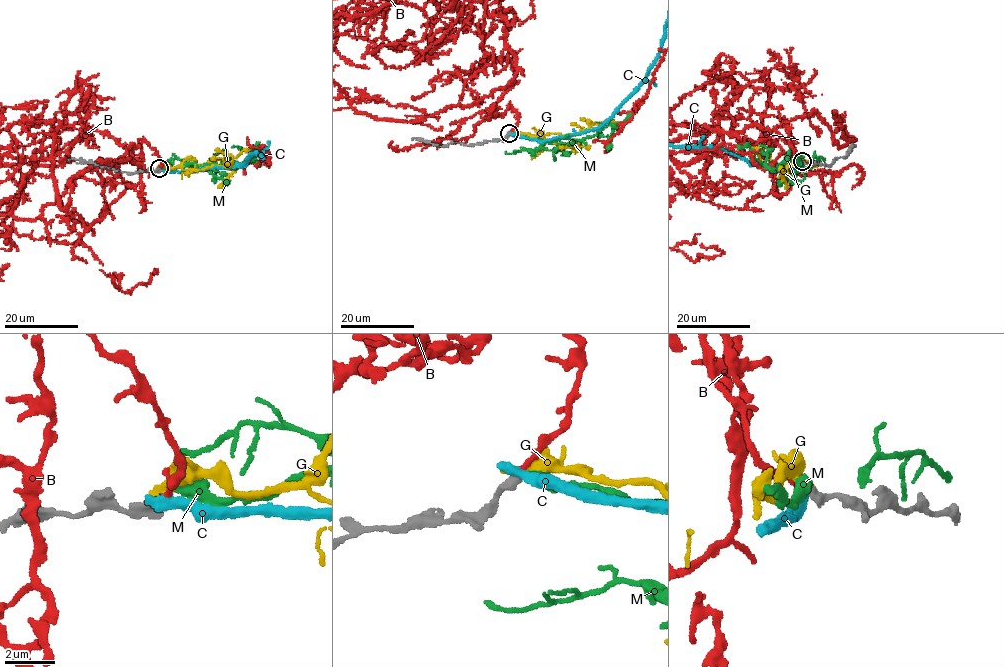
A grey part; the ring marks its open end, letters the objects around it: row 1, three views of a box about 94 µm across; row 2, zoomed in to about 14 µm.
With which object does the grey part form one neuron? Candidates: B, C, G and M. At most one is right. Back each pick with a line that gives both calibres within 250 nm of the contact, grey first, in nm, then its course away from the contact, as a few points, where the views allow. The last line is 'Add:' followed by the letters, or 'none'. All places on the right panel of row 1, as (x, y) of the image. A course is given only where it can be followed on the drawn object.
B: 400 nm thick on the grey side, 220 nm on the other
Add: B

